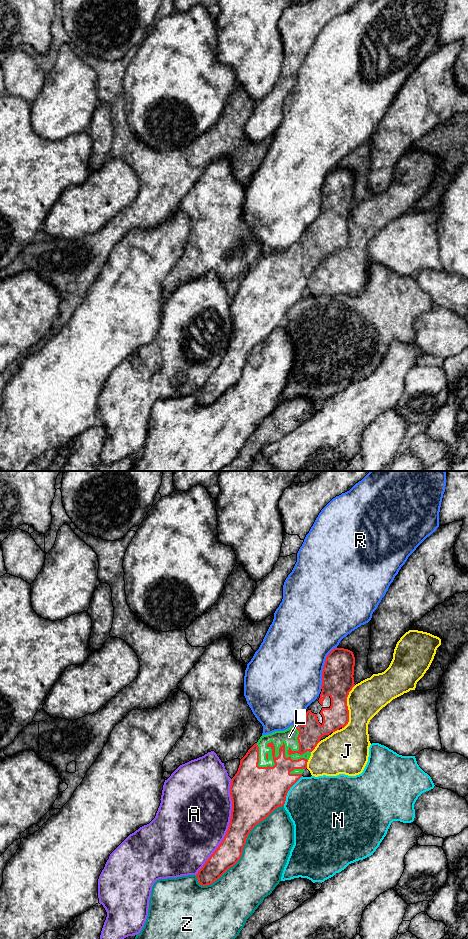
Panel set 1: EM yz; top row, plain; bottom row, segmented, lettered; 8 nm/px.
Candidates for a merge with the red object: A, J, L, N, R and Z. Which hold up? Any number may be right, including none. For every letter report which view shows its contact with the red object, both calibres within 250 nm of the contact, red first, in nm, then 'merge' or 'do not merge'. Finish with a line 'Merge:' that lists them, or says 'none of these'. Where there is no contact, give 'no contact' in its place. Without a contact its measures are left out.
A: yz | 300/500 nm | do not merge
J: yz | 260/280 nm | do not merge
L: yz | 200/130 nm | merge
N: yz | 400/460 nm | do not merge
R: yz | 260/500 nm | do not merge
Z: yz | 220/360 nm | do not merge
Merge: L

